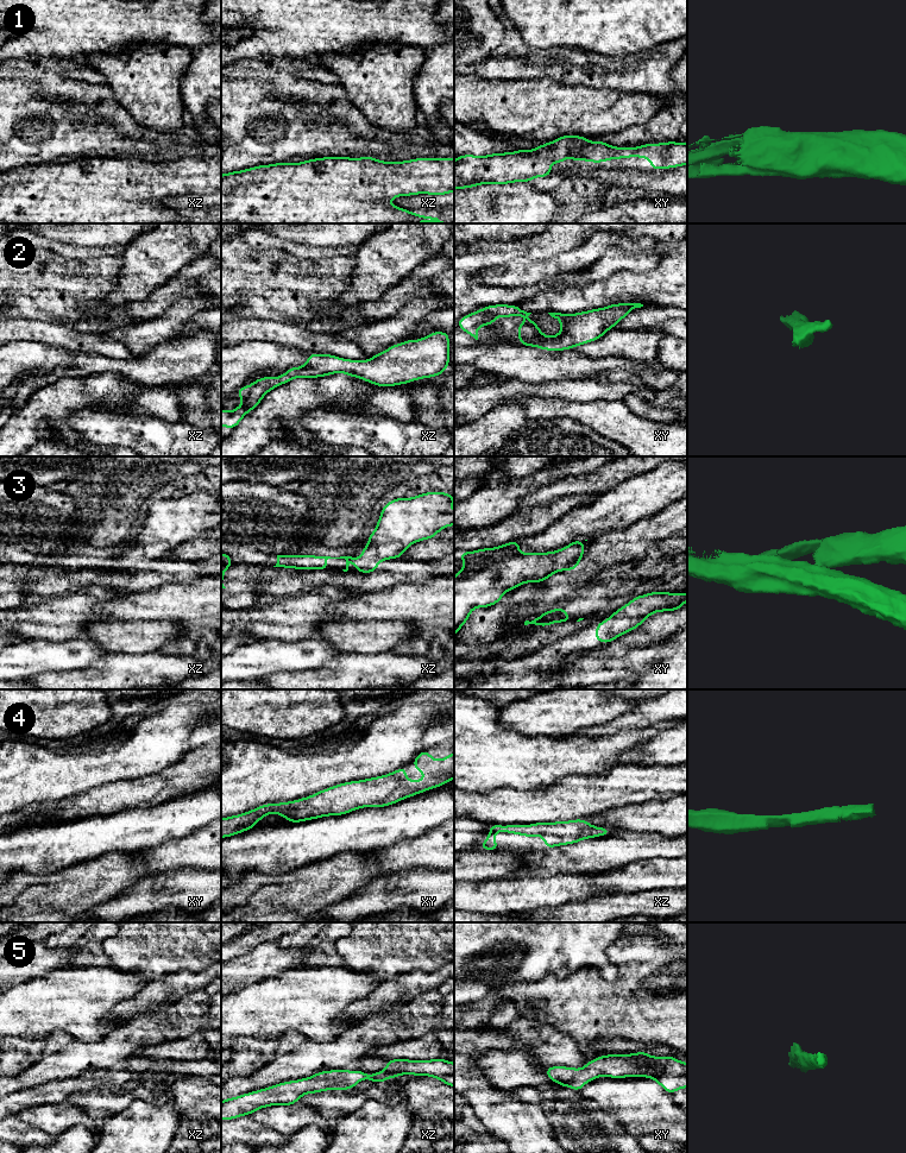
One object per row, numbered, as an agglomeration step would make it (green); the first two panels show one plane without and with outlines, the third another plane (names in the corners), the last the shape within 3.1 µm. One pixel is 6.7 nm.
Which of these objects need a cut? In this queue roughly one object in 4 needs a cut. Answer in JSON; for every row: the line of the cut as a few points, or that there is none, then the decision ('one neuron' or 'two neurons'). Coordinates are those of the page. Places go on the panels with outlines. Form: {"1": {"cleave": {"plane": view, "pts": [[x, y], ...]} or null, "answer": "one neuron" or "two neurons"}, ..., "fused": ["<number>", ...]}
{"1": {"cleave": null, "answer": "one neuron"}, "2": {"cleave": null, "answer": "one neuron"}, "3": {"cleave": {"plane": "xz", "pts": [[364, 553], [382, 560]]}, "answer": "two neurons"}, "4": {"cleave": null, "answer": "one neuron"}, "5": {"cleave": null, "answer": "one neuron"}, "fused": ["3"]}

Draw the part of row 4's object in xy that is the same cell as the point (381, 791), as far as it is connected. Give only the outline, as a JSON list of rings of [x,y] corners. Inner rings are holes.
[[[424,750],[413,763],[414,769],[424,774],[423,781],[408,781],[407,767],[402,767],[383,776],[335,785],[295,801],[265,804],[243,814],[221,818],[221,838],[252,830],[262,818],[271,813],[283,815],[291,824],[342,815],[363,807],[385,807],[454,779],[454,751],[448,757],[434,760]]]

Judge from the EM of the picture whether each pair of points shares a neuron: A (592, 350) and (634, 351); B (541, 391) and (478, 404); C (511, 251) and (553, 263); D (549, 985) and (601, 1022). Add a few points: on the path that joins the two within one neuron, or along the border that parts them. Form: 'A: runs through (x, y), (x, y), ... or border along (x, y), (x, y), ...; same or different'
A: runs through (603, 348), (623, 348); same
B: runs through (526, 390), (503, 390), (494, 395); same
C: border along (565, 251), (548, 257), (515, 257), (510, 260); different
D: runs through (562, 999), (568, 1005), (584, 1006), (587, 1009); same

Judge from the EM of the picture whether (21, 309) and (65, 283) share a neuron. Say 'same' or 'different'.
same

